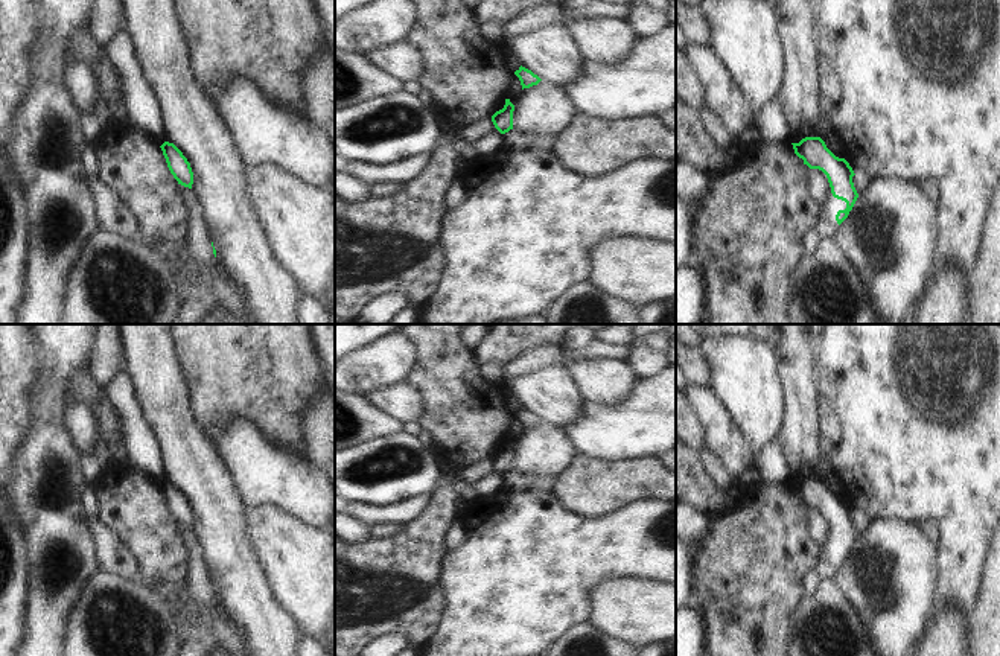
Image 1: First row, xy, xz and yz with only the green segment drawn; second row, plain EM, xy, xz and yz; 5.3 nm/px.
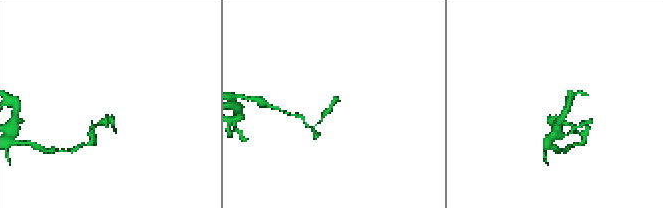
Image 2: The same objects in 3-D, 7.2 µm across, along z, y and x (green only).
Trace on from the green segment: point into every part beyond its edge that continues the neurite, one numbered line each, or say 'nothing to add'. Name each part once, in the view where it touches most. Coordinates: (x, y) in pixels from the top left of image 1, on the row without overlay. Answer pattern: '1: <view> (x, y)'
nothing to add

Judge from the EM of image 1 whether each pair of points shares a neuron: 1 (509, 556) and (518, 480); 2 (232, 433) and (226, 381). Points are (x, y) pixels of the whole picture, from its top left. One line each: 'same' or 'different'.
1: different
2: different

